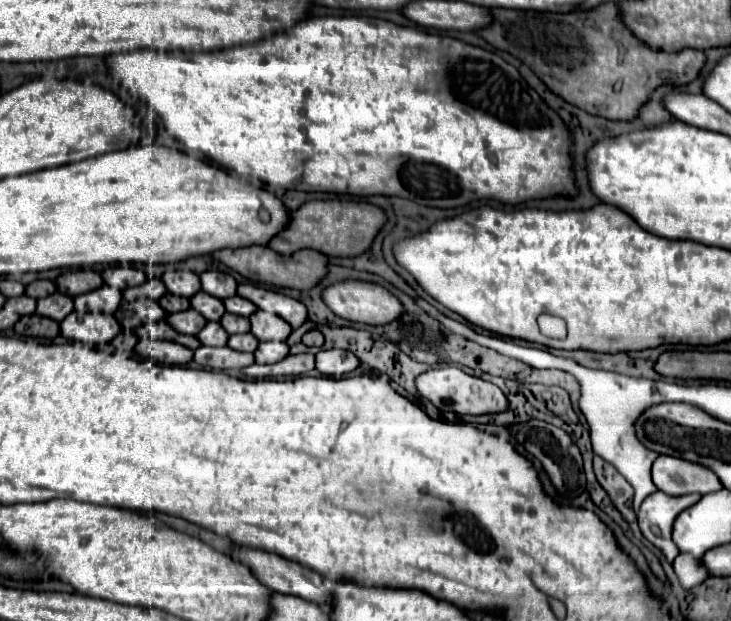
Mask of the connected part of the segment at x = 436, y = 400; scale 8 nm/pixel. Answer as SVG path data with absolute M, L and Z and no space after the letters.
M444 363L420 373L416 377L416 389L418 389L418 395L422 399L428 399L440 411L454 411L454 413L460 413L460 415L466 415L466 413L468 415L496 413L496 411L504 411L508 407L504 393L496 385L482 381L480 377L466 375L462 369Z

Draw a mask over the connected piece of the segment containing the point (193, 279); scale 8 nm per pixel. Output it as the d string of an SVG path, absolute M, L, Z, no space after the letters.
M166 271L162 281L170 293L180 297L192 297L200 291L200 277L192 271Z

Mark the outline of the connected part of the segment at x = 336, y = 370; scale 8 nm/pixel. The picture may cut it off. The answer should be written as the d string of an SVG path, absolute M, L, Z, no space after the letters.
M330 349L330 351L318 351L316 353L316 371L328 377L344 377L346 373L354 371L360 365L358 357L350 351L342 349Z

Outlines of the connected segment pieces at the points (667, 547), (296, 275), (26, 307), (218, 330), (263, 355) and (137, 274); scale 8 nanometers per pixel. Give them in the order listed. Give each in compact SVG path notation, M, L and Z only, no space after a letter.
M656 491L648 495L646 501L640 505L638 511L640 531L654 547L658 547L664 553L668 563L672 563L674 557L678 555L678 549L672 541L672 523L680 511L700 501L700 497L702 497L700 493L672 497L662 491Z
M250 245L250 247L242 247L242 249L220 249L210 255L216 261L224 263L226 267L238 271L246 279L260 281L260 283L272 283L278 287L292 287L292 289L314 287L326 275L326 265L328 265L328 257L314 249L300 249L292 255L278 255L278 253L272 253L272 249L268 249L268 247Z
M28 295L12 297L12 299L6 299L4 309L12 311L12 313L18 313L18 315L32 315L34 309L36 309L36 299L28 297Z
M208 321L206 327L198 333L198 339L202 345L214 345L214 347L222 347L228 341L228 333L224 331L224 327L220 323Z
M264 341L254 351L256 363L276 363L288 355L288 345L280 341Z
M108 267L102 271L102 277L104 277L104 283L110 285L110 287L116 287L116 289L126 289L126 287L136 287L136 285L142 285L148 277L144 271L136 269L136 267Z

